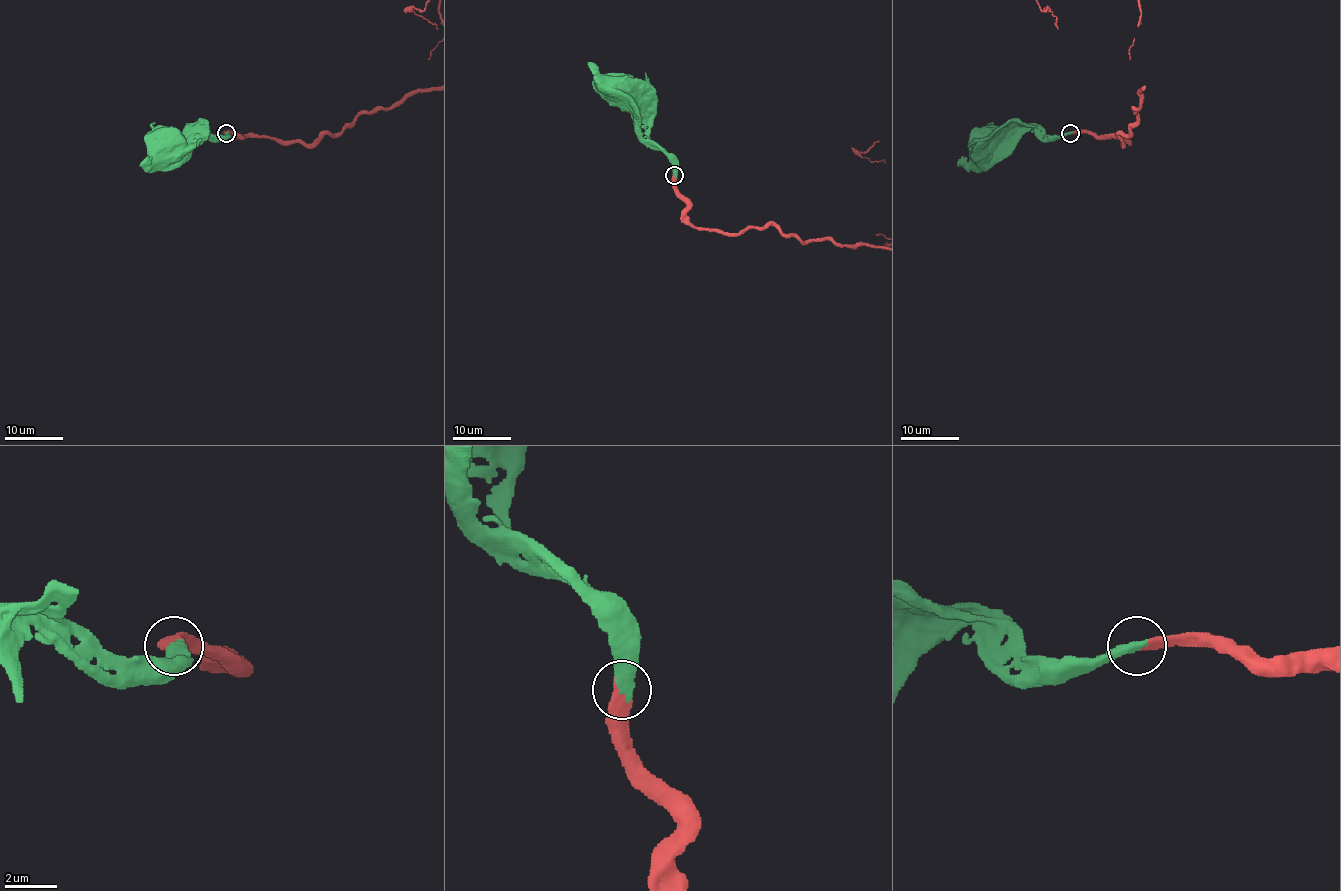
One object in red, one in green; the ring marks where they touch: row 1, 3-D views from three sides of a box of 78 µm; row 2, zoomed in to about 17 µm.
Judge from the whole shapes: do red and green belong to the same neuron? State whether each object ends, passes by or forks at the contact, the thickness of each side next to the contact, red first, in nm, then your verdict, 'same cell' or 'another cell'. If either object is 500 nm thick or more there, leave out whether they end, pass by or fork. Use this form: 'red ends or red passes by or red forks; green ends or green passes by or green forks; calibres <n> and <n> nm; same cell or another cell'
calibres 400 and 500 nm; same cell

